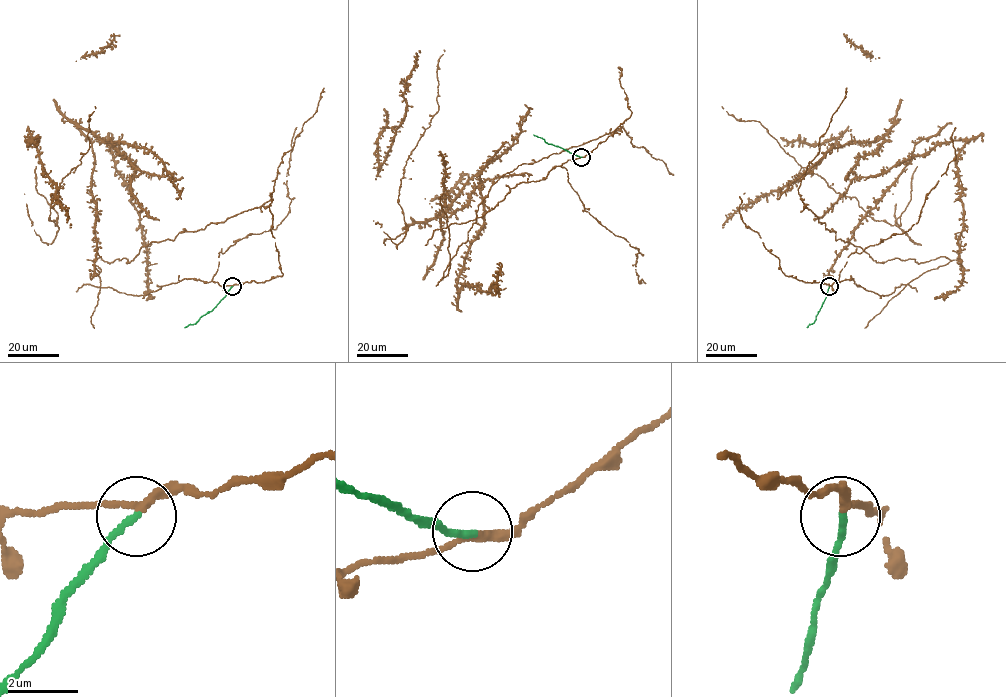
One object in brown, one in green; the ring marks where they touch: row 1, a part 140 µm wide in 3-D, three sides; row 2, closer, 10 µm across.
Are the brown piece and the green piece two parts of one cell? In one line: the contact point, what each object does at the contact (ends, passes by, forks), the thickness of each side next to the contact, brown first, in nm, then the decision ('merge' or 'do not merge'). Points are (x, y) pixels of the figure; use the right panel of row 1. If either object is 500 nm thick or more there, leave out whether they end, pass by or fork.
(829, 286) | brown passes by | green ends | 200/190 nm | do not merge

